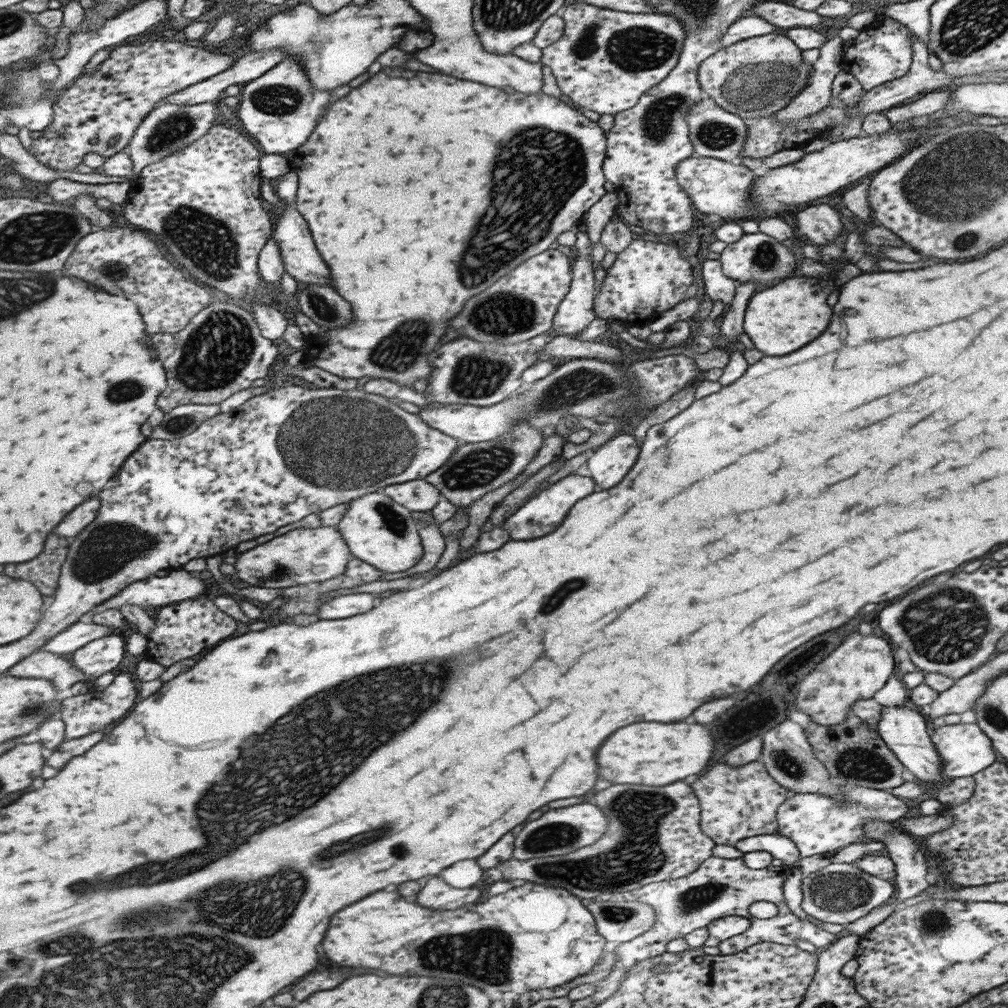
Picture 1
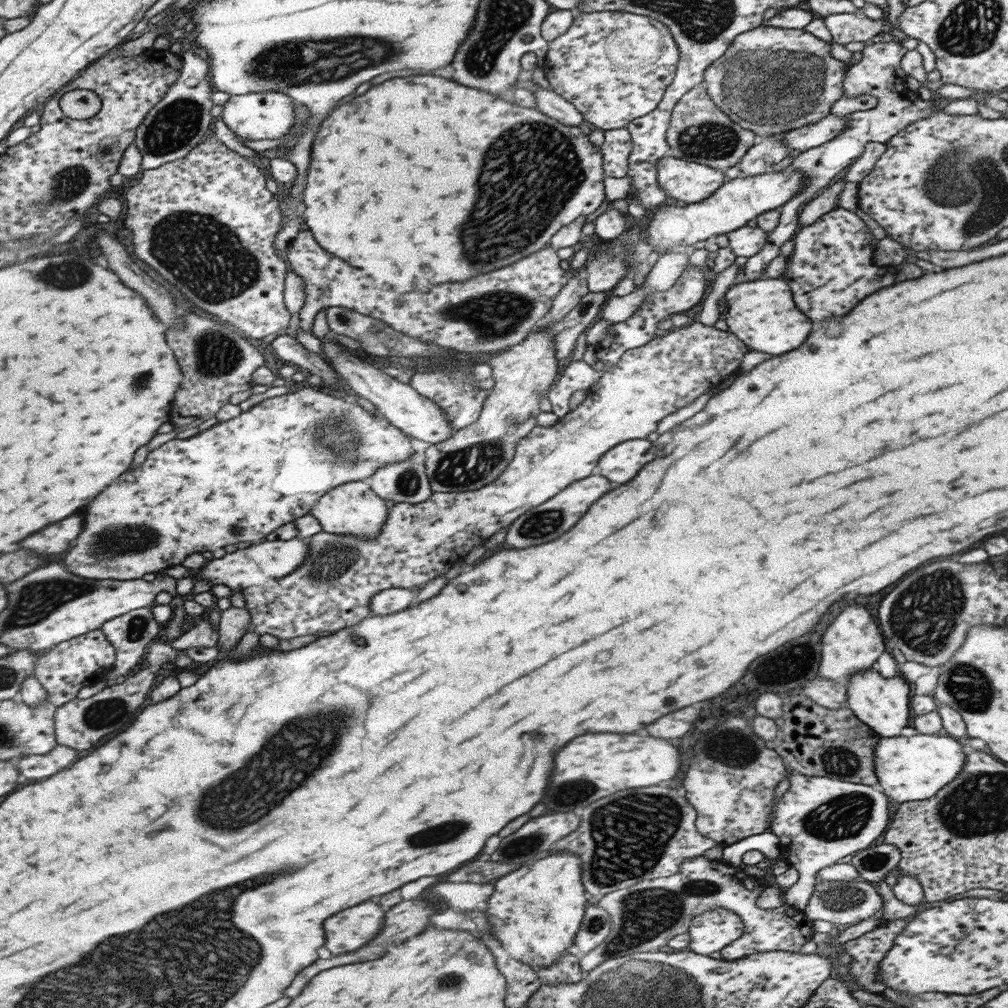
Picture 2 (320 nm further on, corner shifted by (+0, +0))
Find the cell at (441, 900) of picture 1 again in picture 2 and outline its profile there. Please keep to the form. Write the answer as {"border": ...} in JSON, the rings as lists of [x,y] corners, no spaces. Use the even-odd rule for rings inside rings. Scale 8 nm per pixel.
{"border":[[[403,900],[403,902],[395,904],[395,906],[391,906],[389,912],[385,912],[385,916],[383,916],[383,926],[381,926],[379,934],[377,934],[371,942],[367,942],[365,946],[361,946],[359,950],[349,952],[349,954],[339,954],[339,956],[333,956],[333,958],[327,958],[327,960],[315,960],[309,968],[303,968],[303,970],[294,977],[294,980],[287,987],[287,990],[283,991],[283,996],[287,996],[287,998],[297,996],[299,990],[307,984],[307,980],[313,978],[313,976],[315,976],[317,972],[321,972],[321,970],[327,970],[327,968],[333,968],[333,966],[341,966],[341,964],[355,964],[355,962],[373,960],[375,954],[377,954],[381,948],[385,948],[385,946],[393,946],[393,944],[397,944],[397,942],[409,938],[409,936],[419,934],[419,932],[429,924],[429,916],[431,916],[433,912],[435,912],[435,908],[433,908],[429,902],[425,902],[425,900]]]}

